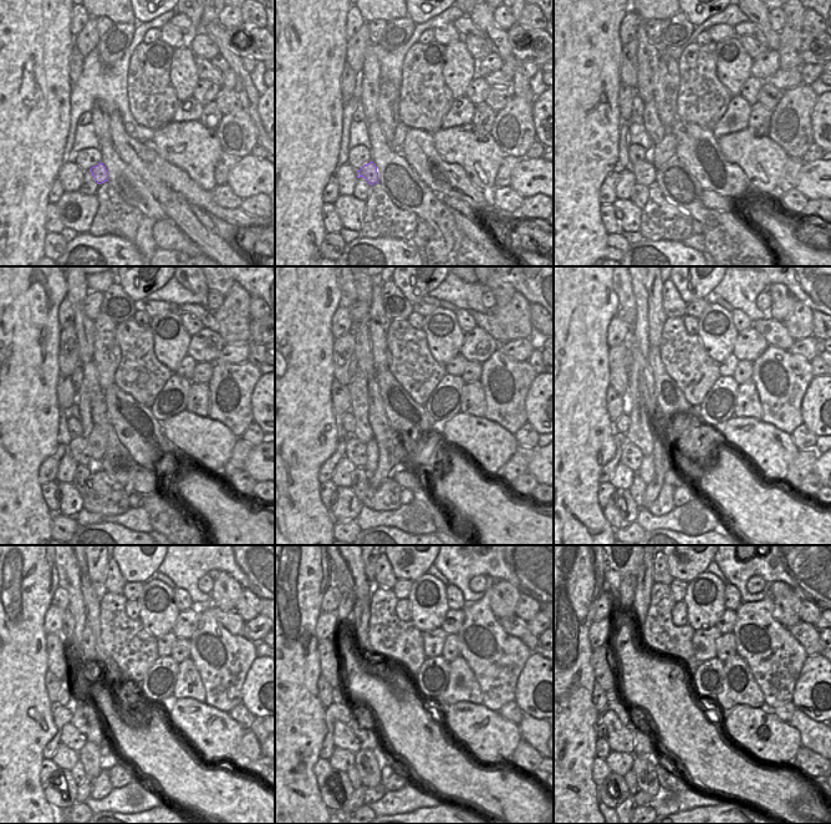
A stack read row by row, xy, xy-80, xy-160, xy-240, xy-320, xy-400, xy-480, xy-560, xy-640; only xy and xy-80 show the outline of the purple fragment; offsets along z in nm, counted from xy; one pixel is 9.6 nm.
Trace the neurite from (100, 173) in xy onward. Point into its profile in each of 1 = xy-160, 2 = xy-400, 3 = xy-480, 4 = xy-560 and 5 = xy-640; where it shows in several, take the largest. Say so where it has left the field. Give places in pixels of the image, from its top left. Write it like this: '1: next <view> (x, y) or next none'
1: next xy-160 (645, 172)
2: next xy-400 (631, 456)
3: next xy-480 (71, 737)
4: next xy-560 (343, 737)
5: next xy-640 (620, 738)

